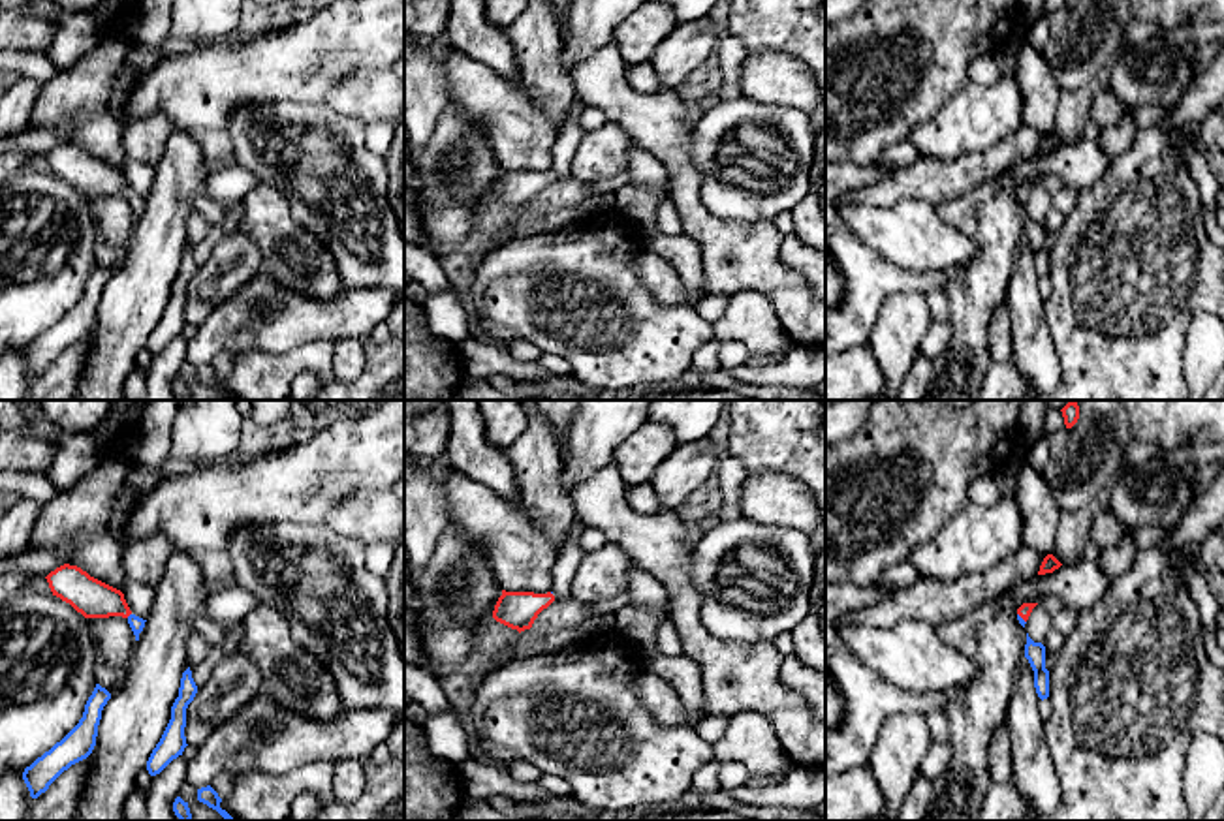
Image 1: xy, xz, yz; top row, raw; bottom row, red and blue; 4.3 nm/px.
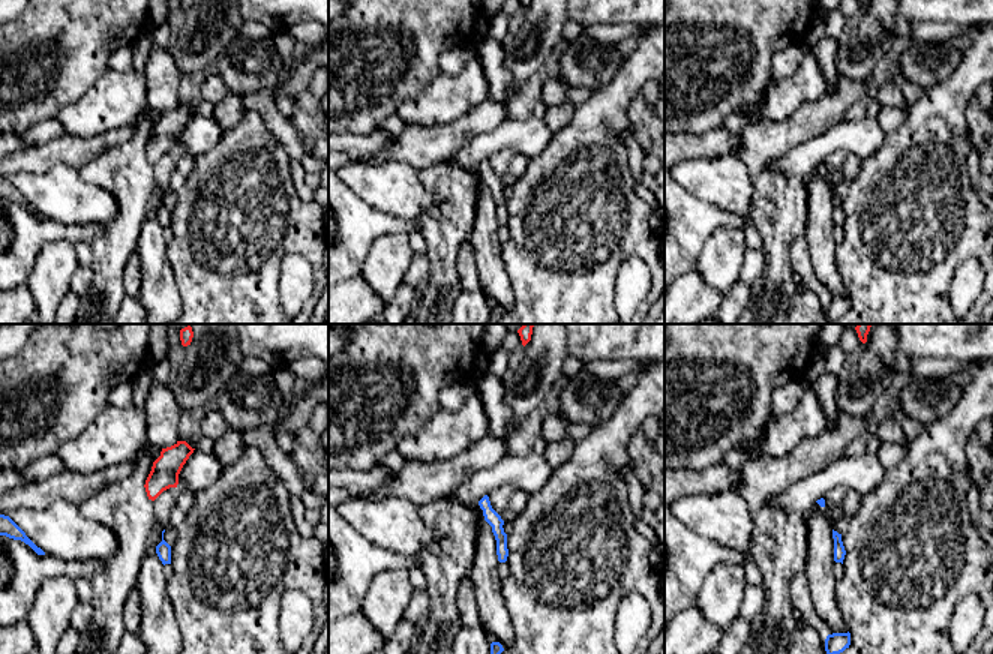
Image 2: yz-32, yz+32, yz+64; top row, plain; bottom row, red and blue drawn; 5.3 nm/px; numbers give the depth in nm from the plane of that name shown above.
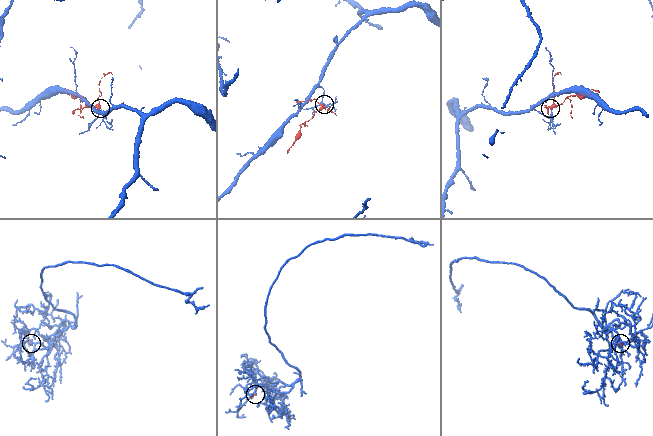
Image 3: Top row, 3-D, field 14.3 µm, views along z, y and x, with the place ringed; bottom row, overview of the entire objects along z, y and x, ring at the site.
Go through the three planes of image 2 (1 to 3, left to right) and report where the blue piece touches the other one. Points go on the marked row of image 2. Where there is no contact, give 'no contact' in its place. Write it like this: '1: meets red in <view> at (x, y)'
1: no contact
2: no contact
3: no contact

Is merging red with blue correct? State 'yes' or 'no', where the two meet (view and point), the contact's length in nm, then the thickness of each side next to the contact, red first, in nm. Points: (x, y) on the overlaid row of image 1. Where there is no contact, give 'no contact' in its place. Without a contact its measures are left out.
yes | xy (128, 615) | 30 nm | 160/60 nm

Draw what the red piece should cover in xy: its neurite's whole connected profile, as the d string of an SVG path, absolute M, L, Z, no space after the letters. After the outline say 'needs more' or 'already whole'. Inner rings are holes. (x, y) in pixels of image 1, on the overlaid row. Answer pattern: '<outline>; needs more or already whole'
M64 564L45 579L53 596L70 603L85 618L128 618L132 614L120 590L90 577L77 565Z; already whole

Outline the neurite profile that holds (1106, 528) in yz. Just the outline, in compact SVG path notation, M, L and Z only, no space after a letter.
M1102 509L1092 513L1091 522L1091 541L1106 549L1115 545L1126 534L1121 520L1113 515L1111 509Z

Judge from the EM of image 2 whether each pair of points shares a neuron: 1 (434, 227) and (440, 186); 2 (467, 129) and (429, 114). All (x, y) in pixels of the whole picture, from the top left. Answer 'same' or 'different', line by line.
1: same
2: different

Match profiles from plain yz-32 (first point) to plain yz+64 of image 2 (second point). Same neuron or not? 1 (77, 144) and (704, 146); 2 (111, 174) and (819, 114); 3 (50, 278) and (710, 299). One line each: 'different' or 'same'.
1: different
2: different
3: different

